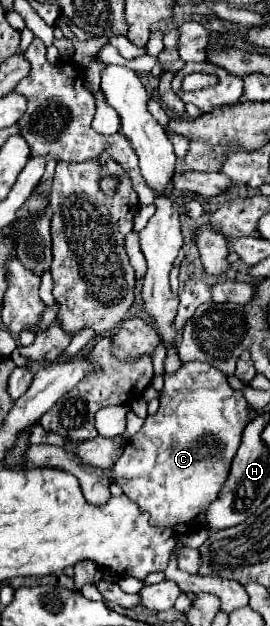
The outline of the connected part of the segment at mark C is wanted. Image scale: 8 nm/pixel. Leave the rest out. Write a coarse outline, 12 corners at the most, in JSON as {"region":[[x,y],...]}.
{"region":[[201,361],[113,467],[149,523],[197,531],[249,403]]}

